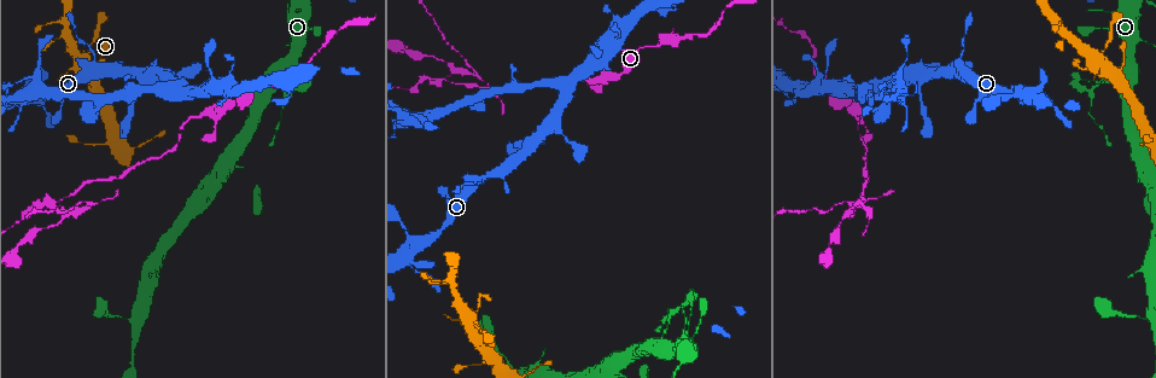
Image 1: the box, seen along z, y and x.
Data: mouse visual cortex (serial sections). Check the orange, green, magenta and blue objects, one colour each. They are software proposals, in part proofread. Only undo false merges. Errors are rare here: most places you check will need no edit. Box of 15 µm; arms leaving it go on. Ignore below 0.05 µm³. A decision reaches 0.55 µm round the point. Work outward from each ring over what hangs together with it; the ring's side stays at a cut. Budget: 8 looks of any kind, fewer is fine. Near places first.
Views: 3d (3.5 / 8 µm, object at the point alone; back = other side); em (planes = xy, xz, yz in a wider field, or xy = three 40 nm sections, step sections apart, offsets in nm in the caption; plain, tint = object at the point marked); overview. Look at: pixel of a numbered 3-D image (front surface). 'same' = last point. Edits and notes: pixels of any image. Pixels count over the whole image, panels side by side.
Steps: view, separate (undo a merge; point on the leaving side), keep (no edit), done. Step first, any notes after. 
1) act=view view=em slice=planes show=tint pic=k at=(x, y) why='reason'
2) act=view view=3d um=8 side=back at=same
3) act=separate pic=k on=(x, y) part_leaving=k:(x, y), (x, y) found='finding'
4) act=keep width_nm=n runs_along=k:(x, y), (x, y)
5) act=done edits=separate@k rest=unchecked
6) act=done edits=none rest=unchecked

act=view view=3d um=3.5 pic=1 at=(894, 89) why='arms part here'

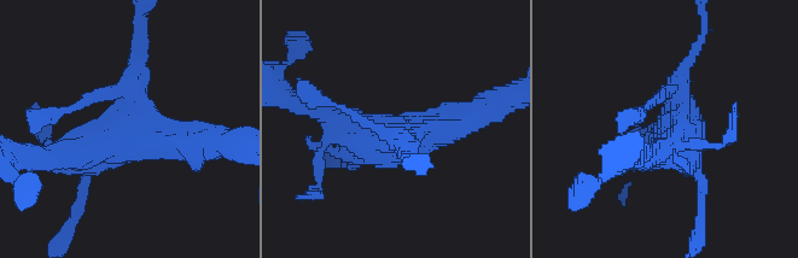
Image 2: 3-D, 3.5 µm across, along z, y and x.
act=view view=em slice=xy step=5 show=tint pic=2 at=(139, 129)

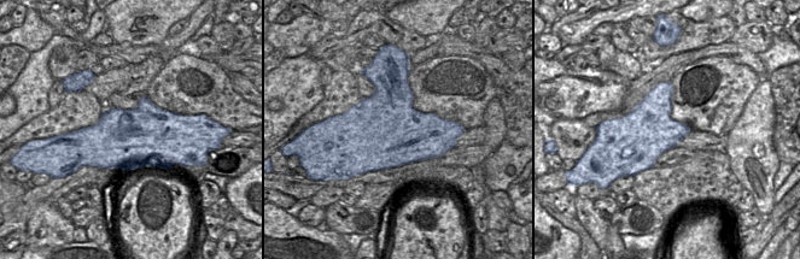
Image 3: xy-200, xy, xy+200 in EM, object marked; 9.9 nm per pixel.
act=keep runs_along=2:(479, 109), (386, 142), (338, 124) found='all the same cell'

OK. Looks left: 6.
act=view view=3d um=3.5 pic=1 at=(1033, 90) why='four or more arms meet'

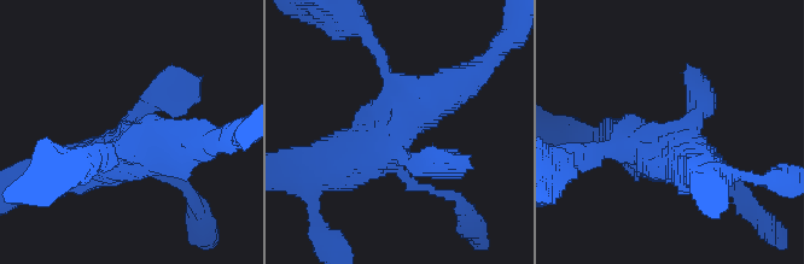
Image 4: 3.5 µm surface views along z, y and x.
act=view view=em slice=planes show=tint pic=4 at=(397, 142) why='shape alone is not enough'

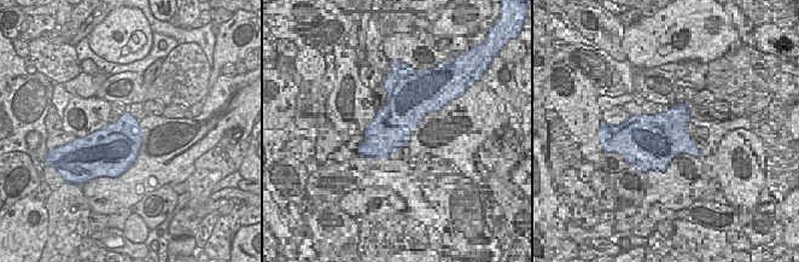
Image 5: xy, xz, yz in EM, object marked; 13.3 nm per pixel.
act=keep runs_along=4:(452, 88), (325, 171) found='one cell here'

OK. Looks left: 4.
act=view view=3d um=3.5 pic=1 at=(659, 340) why='thick turns thin'

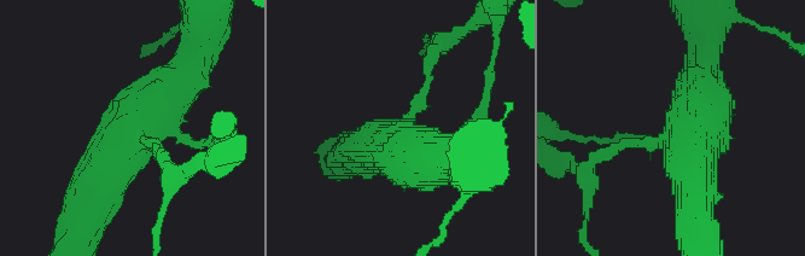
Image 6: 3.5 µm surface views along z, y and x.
act=view view=em slice=xy step=5 show=tint pic=6 at=(668, 143) why='shape alone is not enough'

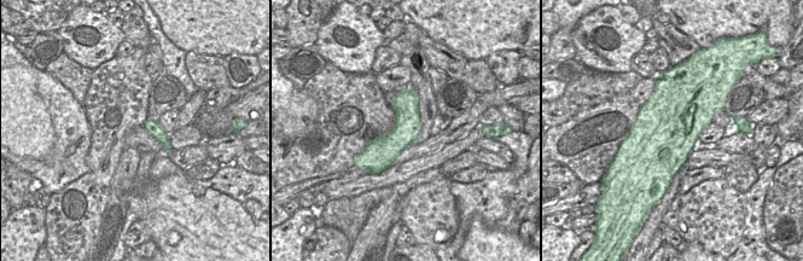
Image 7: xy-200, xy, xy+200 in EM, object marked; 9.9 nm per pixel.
act=keep runs_along=6:(182, 76), (135, 124), (91, 210) found='one cell here'

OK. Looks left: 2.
act=view view=3d um=8 pic=1 at=(1100, 28) why='thick turns thin'

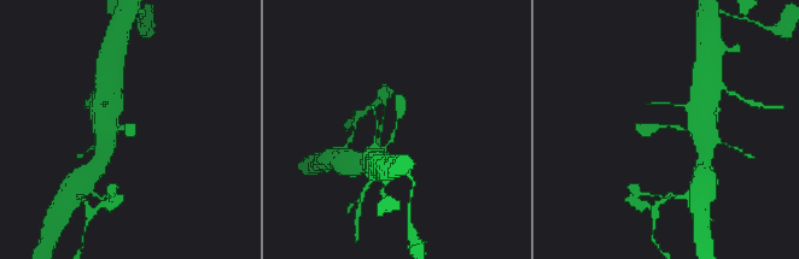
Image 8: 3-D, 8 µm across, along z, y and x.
act=view view=em slice=xy step=2 show=tint pic=8 at=(664, 128)

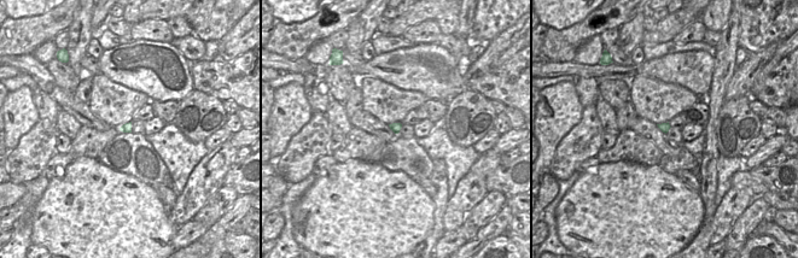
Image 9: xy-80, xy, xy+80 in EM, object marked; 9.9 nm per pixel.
act=keep runs_along=8:(375, 159), (395, 133), (400, 95) found='one cell here'

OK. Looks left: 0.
act=done edits=none rest=unchecked

